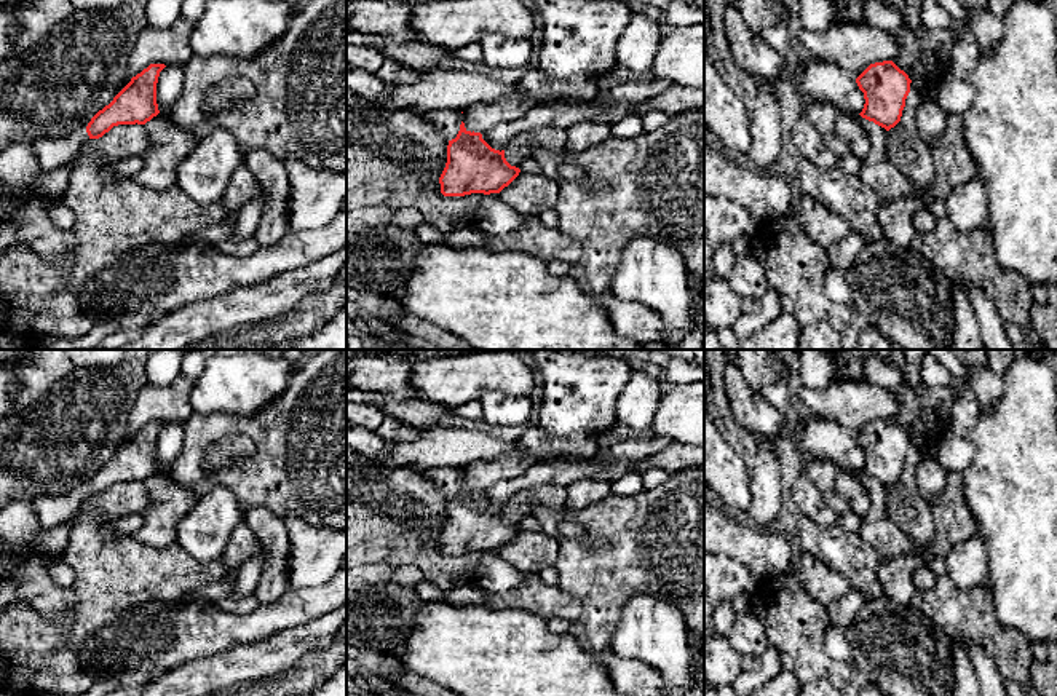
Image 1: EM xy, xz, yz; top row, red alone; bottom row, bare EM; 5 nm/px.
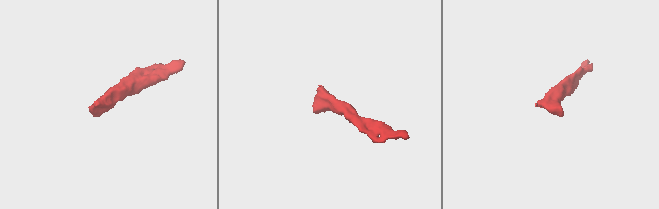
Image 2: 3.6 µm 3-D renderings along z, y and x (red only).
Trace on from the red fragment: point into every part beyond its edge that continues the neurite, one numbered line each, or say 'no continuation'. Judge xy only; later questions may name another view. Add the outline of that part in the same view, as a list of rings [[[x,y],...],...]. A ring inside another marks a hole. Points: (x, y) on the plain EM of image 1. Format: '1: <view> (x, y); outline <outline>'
1: xy (50, 511); outline [[[77,487],[57,496],[40,496],[30,503],[42,532],[72,522],[88,500],[86,487]]]

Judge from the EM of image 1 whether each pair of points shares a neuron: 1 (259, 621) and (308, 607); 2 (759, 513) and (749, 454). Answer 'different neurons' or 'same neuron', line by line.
1: same neuron
2: same neuron

